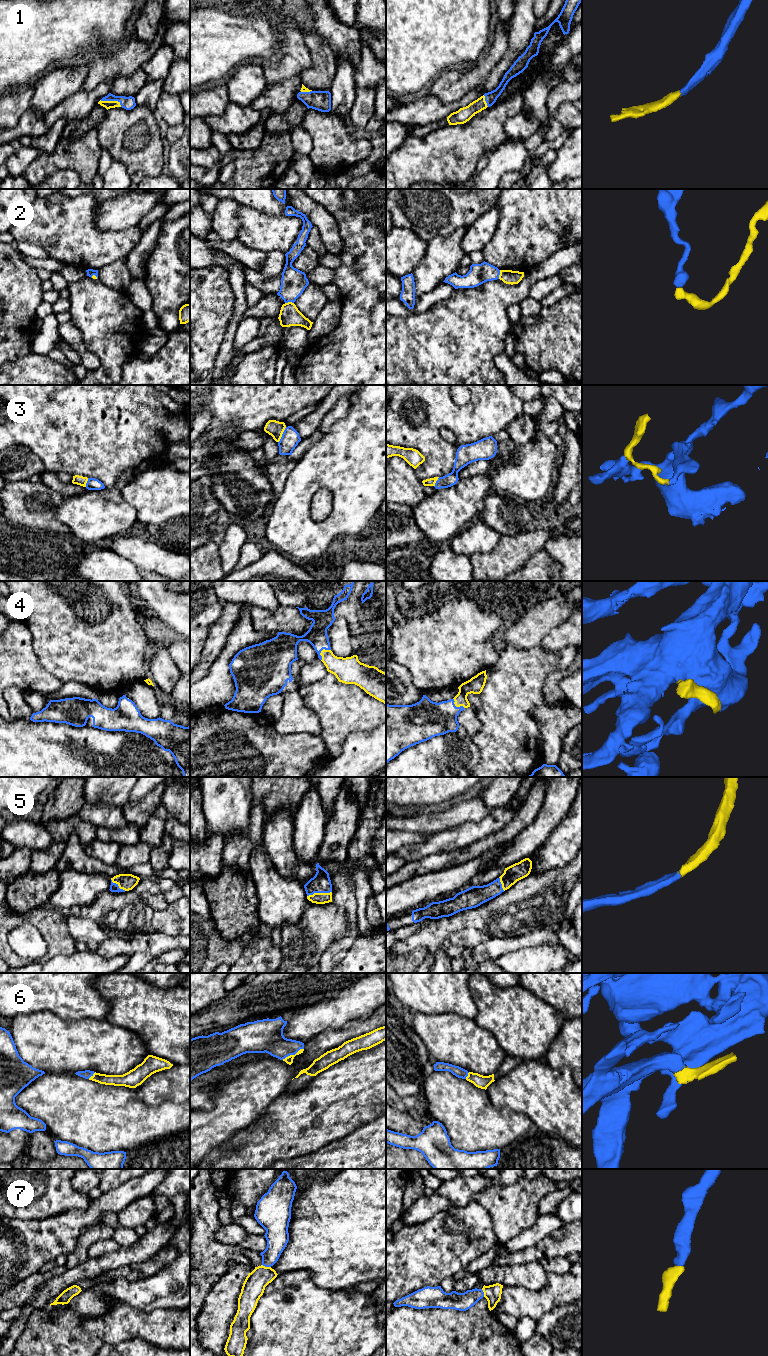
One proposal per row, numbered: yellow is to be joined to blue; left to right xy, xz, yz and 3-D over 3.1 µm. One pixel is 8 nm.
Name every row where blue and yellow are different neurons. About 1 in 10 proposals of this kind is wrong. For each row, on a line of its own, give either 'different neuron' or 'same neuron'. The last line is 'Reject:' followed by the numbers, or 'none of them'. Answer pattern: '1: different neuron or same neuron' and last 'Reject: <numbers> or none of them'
1: same neuron
2: different neuron
3: same neuron
4: same neuron
5: same neuron
6: same neuron
7: same neuron
Reject: 2

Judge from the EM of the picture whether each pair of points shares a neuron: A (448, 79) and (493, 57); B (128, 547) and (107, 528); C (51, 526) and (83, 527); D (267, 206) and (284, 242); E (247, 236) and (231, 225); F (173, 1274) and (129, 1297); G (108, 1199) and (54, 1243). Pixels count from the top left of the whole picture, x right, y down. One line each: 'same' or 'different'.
A: same
B: different
C: different
D: different
E: different
F: same
G: same

